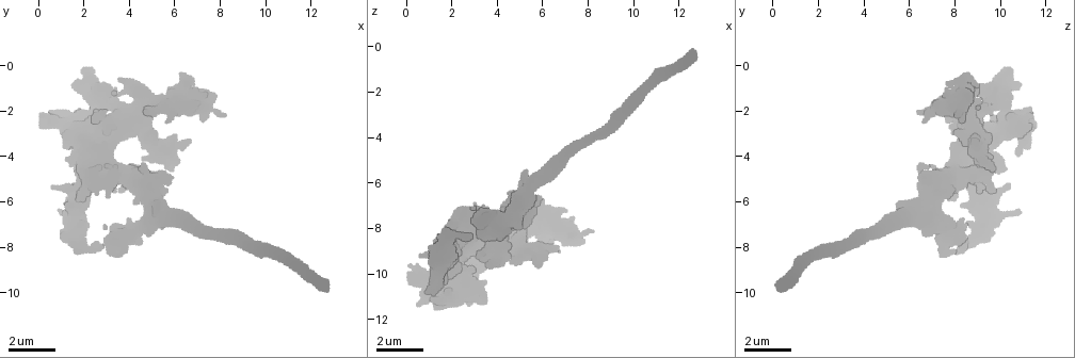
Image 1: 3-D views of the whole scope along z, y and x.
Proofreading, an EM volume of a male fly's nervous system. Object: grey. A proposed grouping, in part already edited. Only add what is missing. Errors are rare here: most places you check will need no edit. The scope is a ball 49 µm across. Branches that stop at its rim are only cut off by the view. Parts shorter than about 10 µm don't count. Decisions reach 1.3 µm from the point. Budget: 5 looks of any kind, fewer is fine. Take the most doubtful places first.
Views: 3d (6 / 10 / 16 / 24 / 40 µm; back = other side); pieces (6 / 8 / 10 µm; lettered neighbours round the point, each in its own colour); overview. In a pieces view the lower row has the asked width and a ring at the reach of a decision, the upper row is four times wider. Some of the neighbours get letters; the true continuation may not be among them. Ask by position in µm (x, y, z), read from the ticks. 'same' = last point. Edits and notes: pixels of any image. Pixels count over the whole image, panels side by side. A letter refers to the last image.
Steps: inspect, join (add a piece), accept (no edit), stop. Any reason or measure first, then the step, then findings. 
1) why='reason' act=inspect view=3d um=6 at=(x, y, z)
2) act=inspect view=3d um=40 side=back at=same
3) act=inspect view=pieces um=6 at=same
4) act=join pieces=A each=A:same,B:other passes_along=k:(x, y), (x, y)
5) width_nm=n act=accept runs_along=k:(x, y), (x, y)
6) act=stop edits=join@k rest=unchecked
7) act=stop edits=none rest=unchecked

why='an open end' act=inspect view=pieces um=8 at=(2.1, 0.3, 10.2)

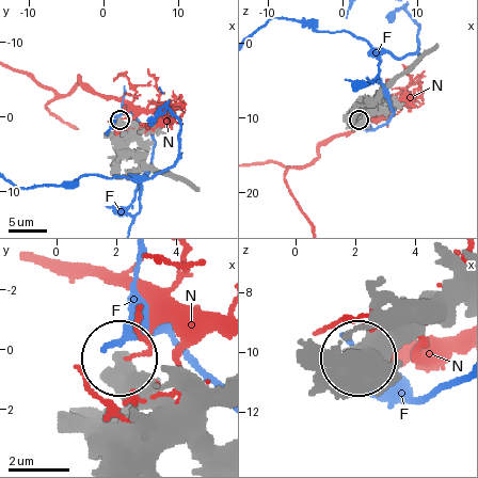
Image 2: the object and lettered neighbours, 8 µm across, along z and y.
act=accept each=F:other,N:other found='no lettered piece goes on from it'

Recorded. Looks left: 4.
why='free end' act=inspect view=3d um=10 at=(1.0, 6.4, 10.8)

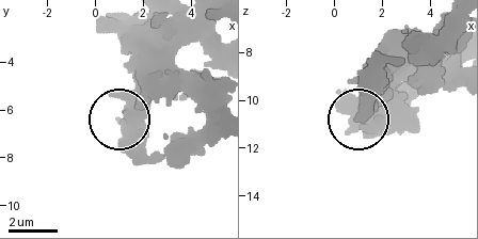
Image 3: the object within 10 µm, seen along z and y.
act=inspect view=pieces um=10 at=same

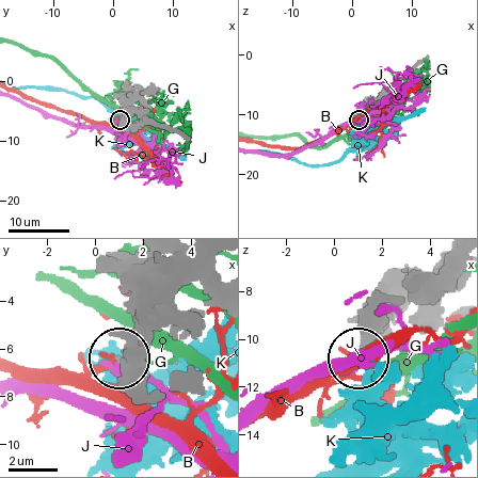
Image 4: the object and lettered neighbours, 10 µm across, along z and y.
act=accept each=B:other,G:other,J:other,K:other found='no lettered piece goes on from it'

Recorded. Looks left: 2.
why='free end' act=inspect view=pieces um=8 at=(8.0, 2.1, 8.2)

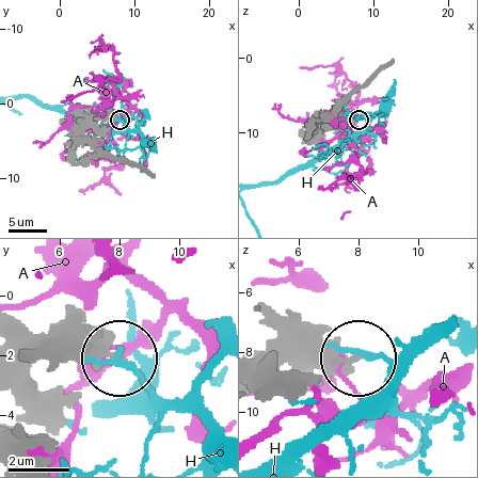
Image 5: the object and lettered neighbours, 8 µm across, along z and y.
width_nm=310 act=accept each=A:other,H:other runs_along=5:(257, 357), (333, 350), (353, 357) found='no lettered piece goes on from it'

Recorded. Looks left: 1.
act=stop edits=none rest=unchecked

